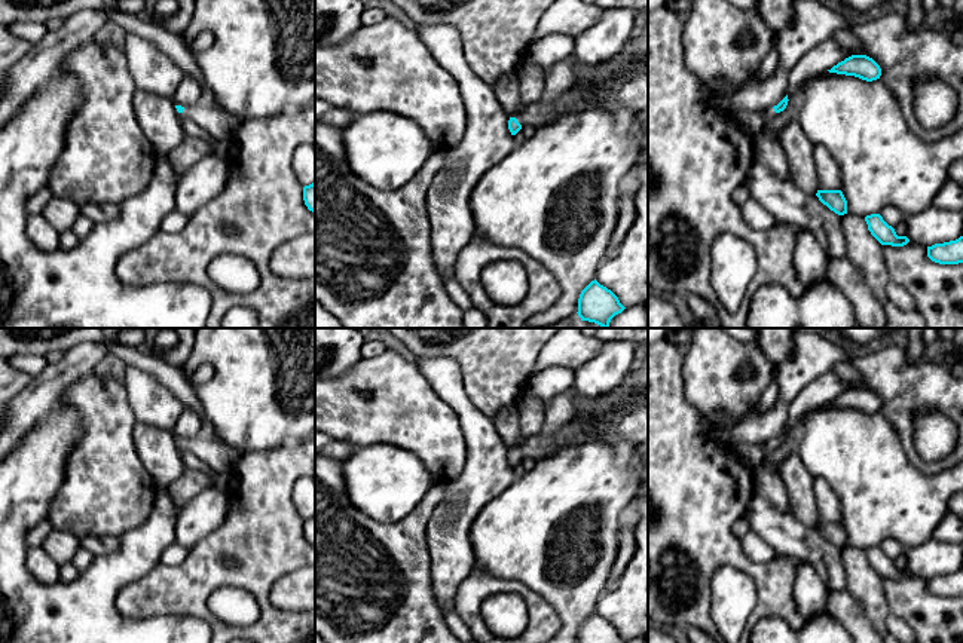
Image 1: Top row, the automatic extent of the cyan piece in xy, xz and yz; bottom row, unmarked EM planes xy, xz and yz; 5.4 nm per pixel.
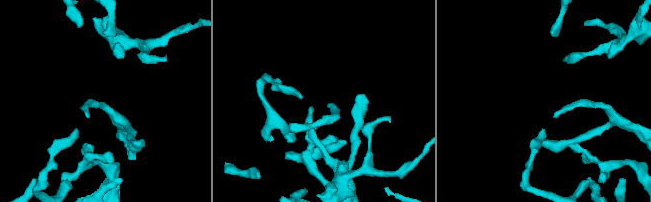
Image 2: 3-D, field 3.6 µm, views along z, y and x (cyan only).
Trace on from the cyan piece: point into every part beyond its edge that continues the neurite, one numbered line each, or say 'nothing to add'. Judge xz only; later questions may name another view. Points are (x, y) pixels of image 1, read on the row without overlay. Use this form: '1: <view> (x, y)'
1: xz (578, 429)

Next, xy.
1: xy (222, 458)

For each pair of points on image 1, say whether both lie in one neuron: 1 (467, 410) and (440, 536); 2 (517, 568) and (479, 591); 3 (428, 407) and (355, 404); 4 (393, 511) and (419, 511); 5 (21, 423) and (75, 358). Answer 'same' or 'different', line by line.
1: same
2: different
3: same
4: different
5: same

